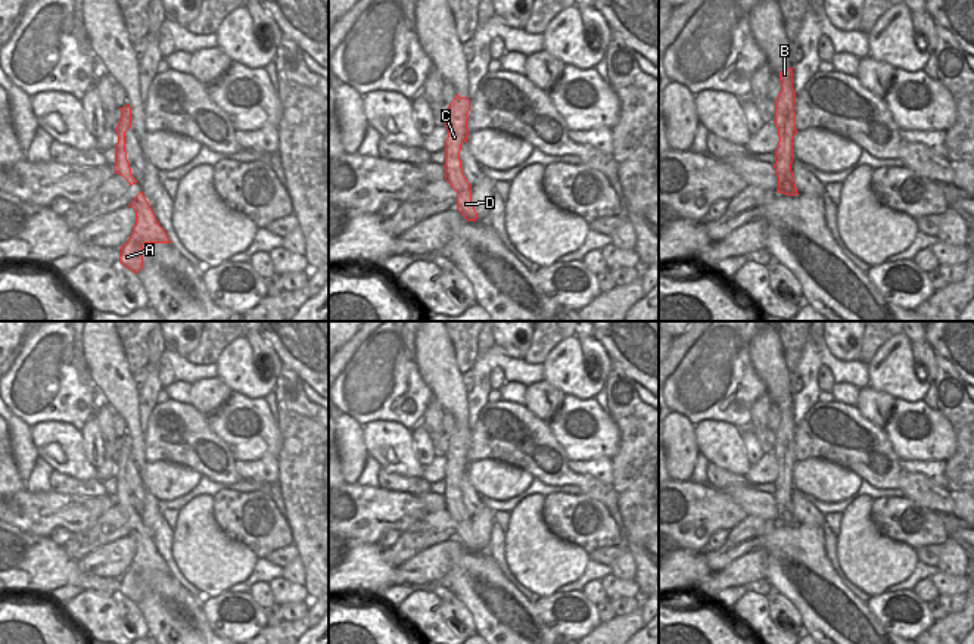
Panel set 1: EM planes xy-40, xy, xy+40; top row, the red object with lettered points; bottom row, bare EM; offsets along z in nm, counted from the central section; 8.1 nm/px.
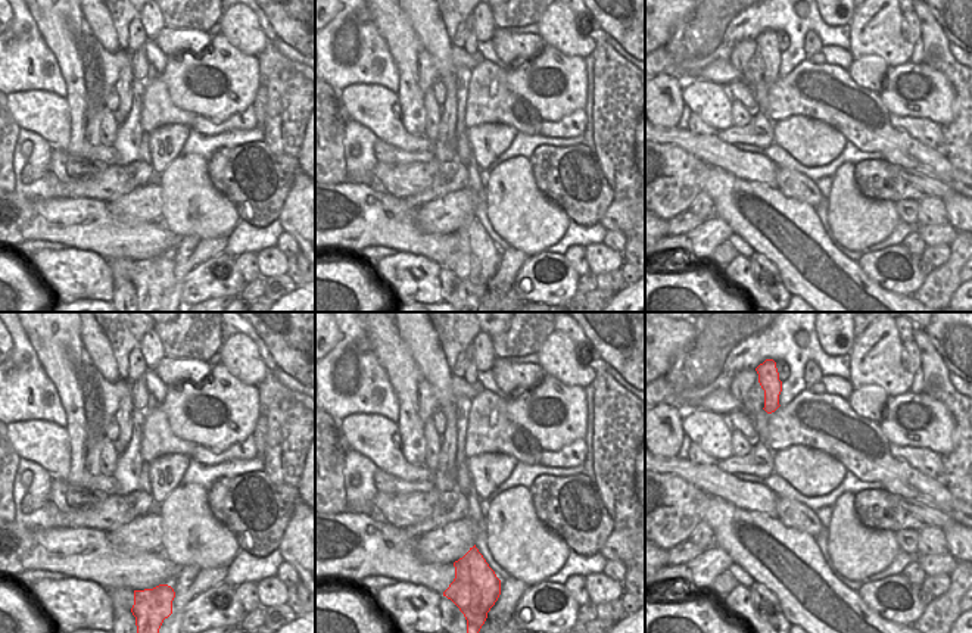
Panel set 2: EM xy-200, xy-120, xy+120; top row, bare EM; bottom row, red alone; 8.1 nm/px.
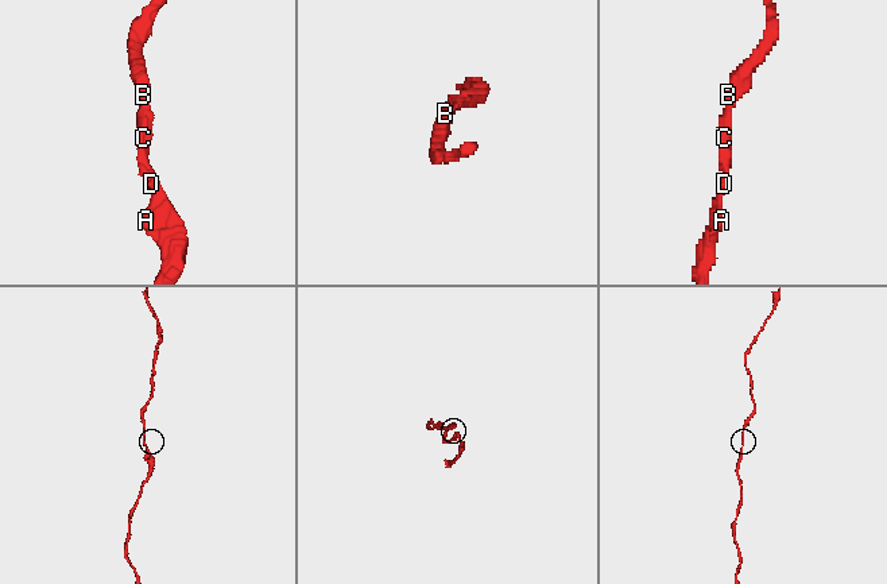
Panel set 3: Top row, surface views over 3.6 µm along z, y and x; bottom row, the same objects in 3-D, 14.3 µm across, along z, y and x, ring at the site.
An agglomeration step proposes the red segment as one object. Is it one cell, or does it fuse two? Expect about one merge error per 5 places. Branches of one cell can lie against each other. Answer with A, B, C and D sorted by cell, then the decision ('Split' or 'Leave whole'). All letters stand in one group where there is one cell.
Groups: A B C D. Leave whole

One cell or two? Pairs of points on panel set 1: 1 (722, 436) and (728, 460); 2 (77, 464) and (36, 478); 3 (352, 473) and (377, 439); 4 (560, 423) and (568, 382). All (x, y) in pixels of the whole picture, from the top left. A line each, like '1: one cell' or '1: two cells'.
1: one cell
2: two cells
3: two cells
4: two cells

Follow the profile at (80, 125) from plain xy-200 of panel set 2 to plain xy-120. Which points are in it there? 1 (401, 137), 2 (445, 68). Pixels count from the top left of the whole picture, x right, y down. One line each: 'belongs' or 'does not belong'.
1: does not belong
2: does not belong

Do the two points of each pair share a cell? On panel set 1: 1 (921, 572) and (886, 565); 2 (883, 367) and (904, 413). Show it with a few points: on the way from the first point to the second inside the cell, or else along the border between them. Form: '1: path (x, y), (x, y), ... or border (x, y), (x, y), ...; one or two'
1: border (918, 560), (906, 578), (884, 590); two
2: border (896, 397), (905, 401), (923, 400); two

